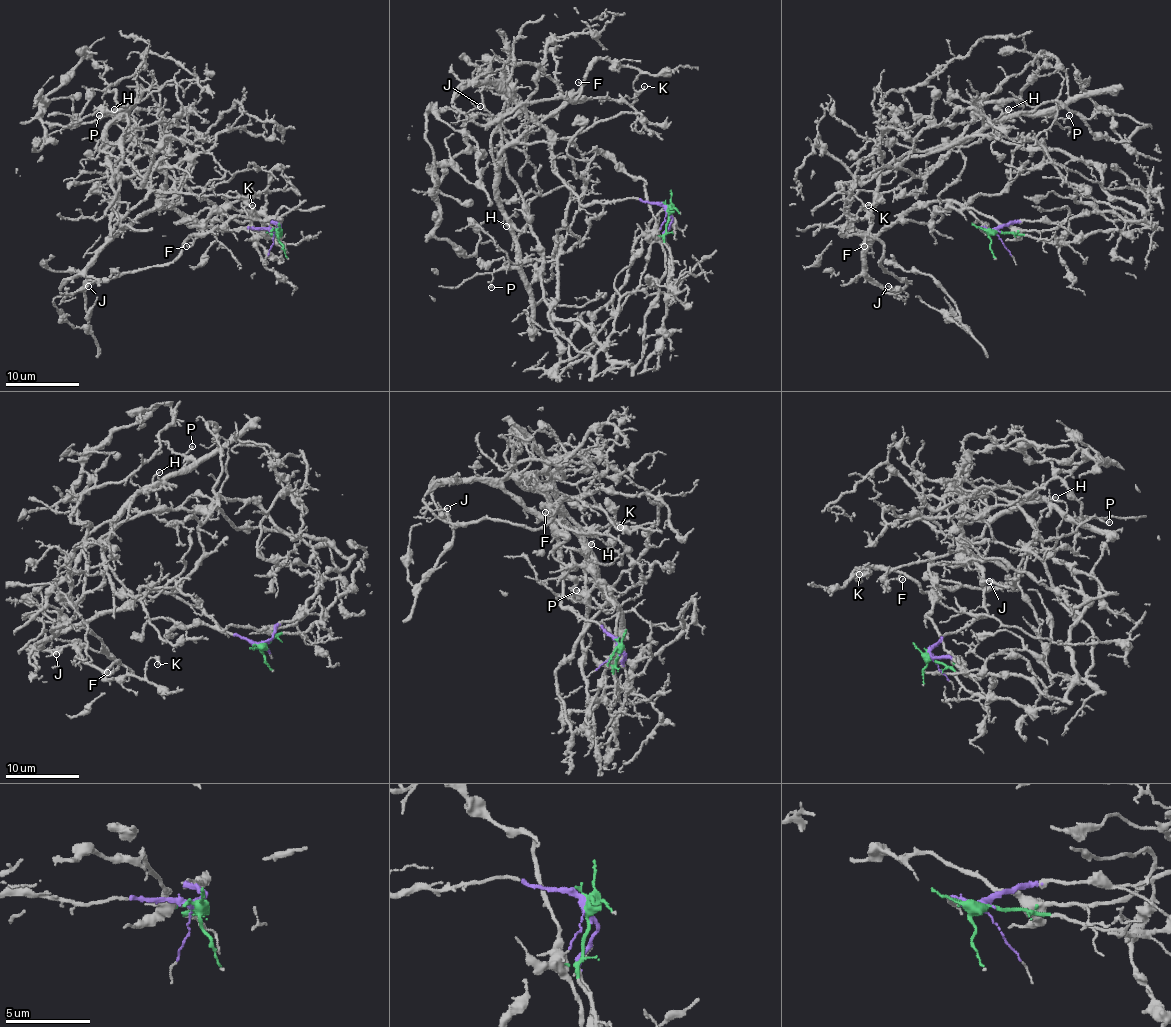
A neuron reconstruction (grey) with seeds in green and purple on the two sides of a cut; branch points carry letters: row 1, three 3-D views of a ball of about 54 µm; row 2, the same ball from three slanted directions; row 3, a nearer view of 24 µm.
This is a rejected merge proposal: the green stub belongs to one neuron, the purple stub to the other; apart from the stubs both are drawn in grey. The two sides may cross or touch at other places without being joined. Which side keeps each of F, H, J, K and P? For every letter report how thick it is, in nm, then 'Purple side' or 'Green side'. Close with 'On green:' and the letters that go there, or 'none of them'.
F: Thickness 90 nm. Purple side
H: Thickness 130 nm. Green side
J: Thickness 80 nm. Purple side
K: Thickness 160 nm. Purple side
P: Thickness 80 nm. Green side
On green: H, P

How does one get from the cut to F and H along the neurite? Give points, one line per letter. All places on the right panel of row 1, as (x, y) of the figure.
F: (992, 231), (916, 203), (866, 251), (897, 294), (864, 245)
H: (992, 231), (1092, 212), (1147, 221), (1058, 149), (964, 136), (910, 153), (971, 140), (1008, 108)

